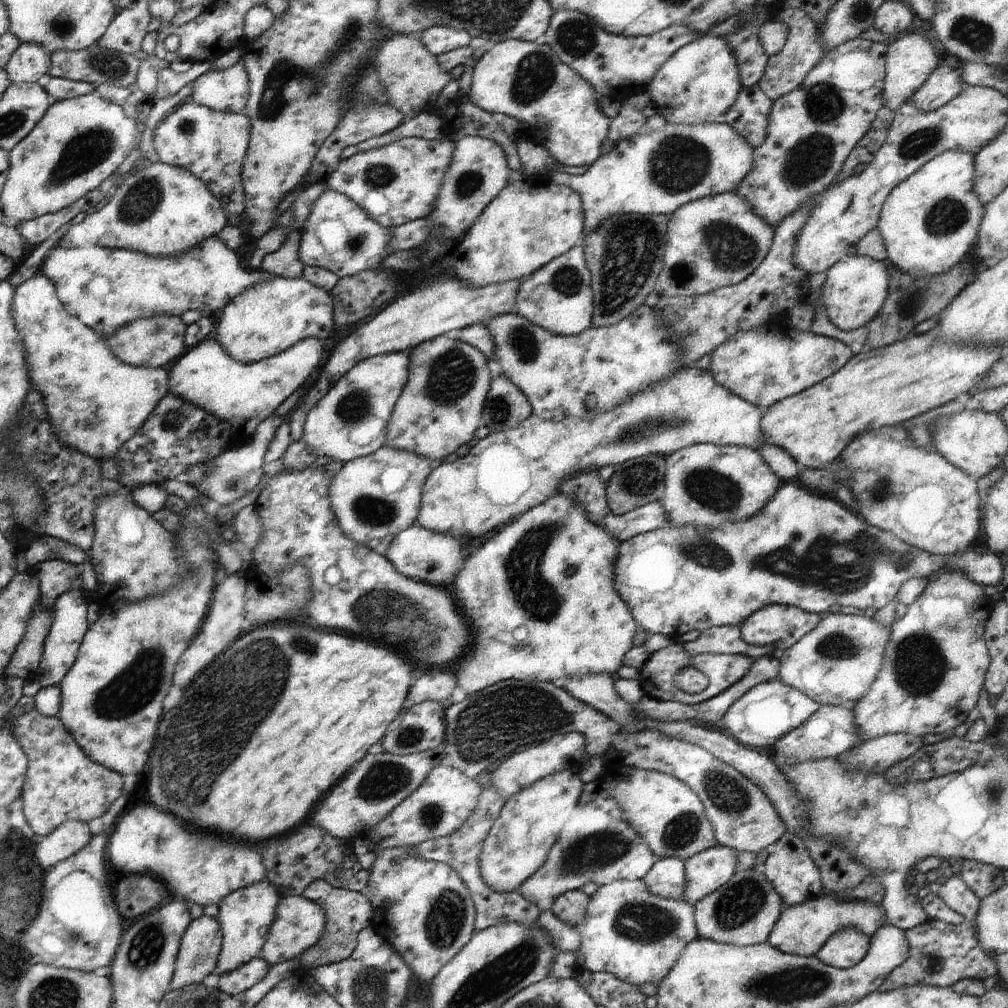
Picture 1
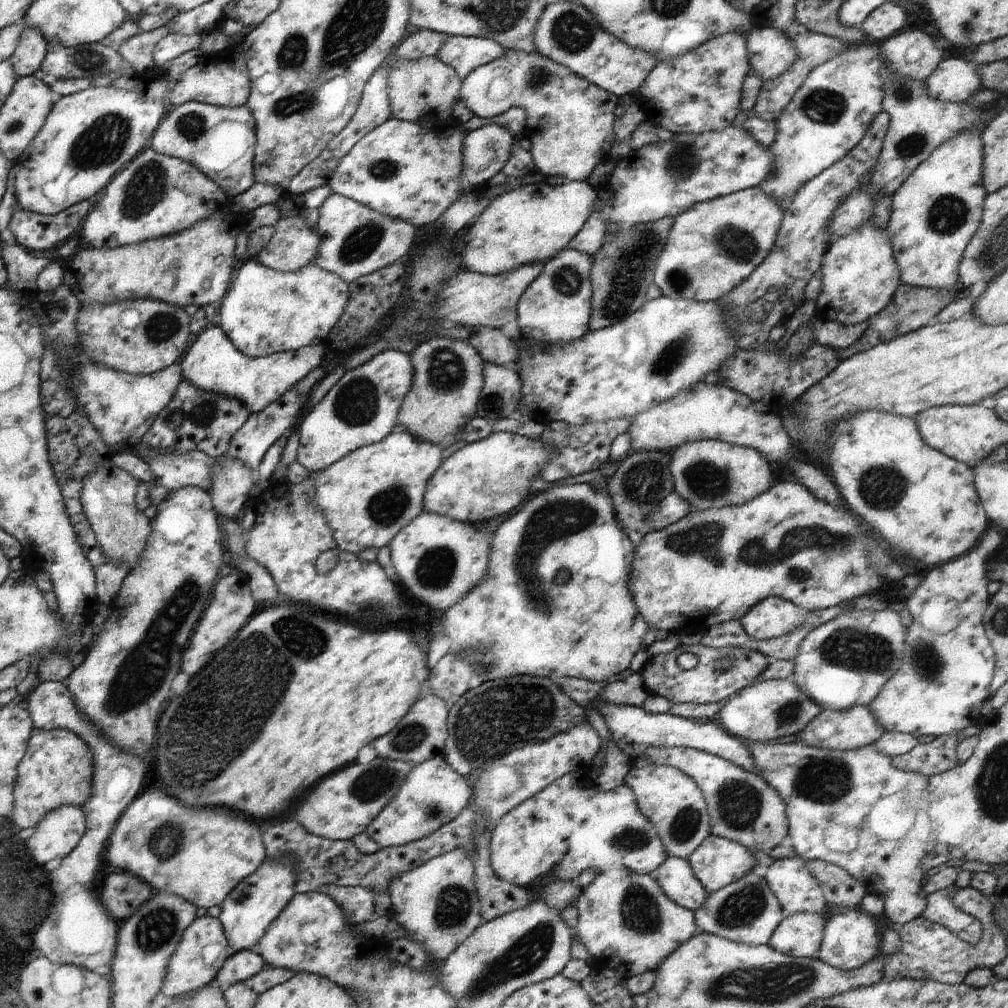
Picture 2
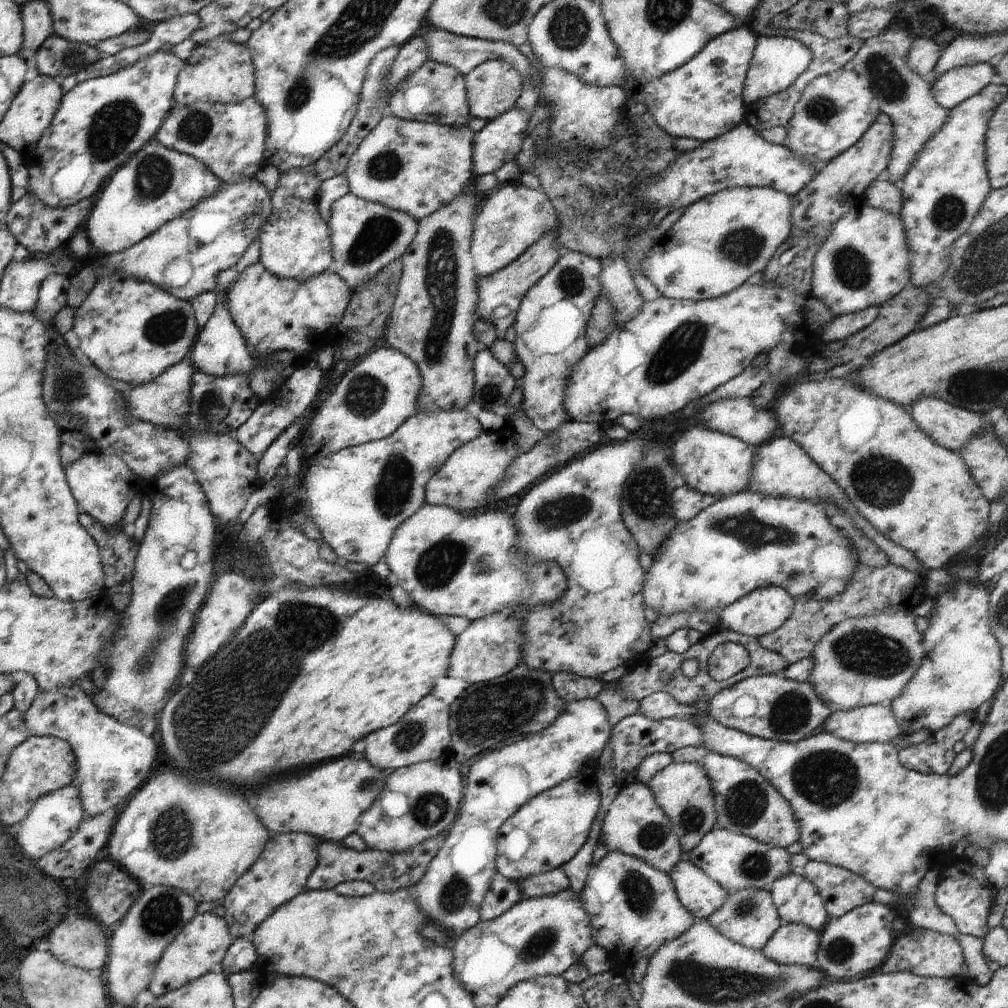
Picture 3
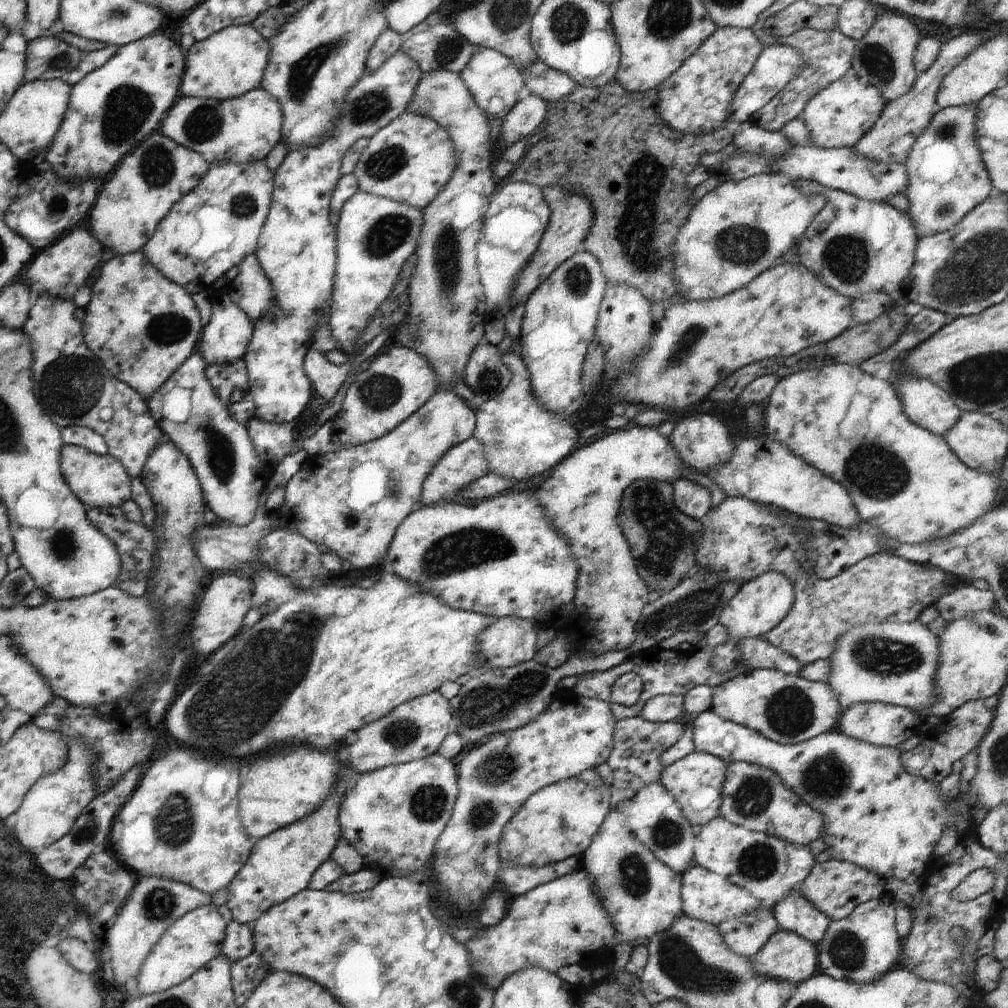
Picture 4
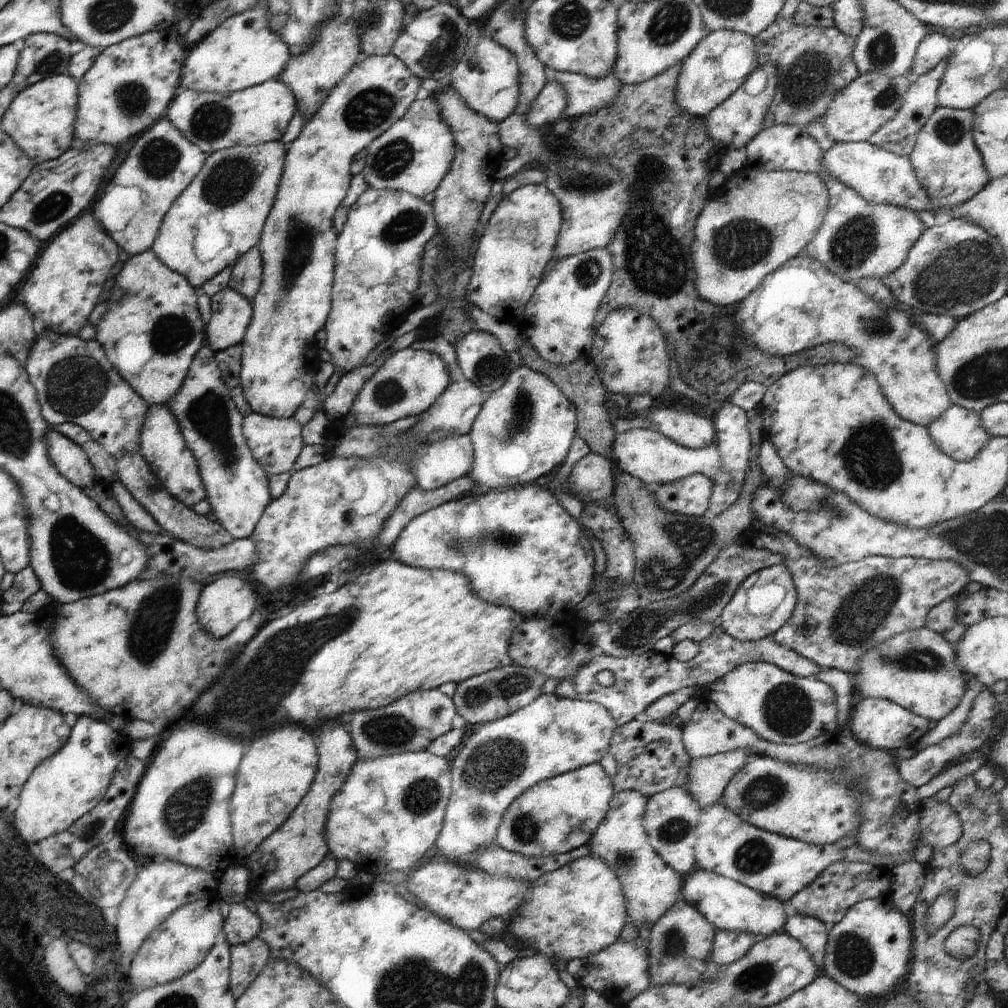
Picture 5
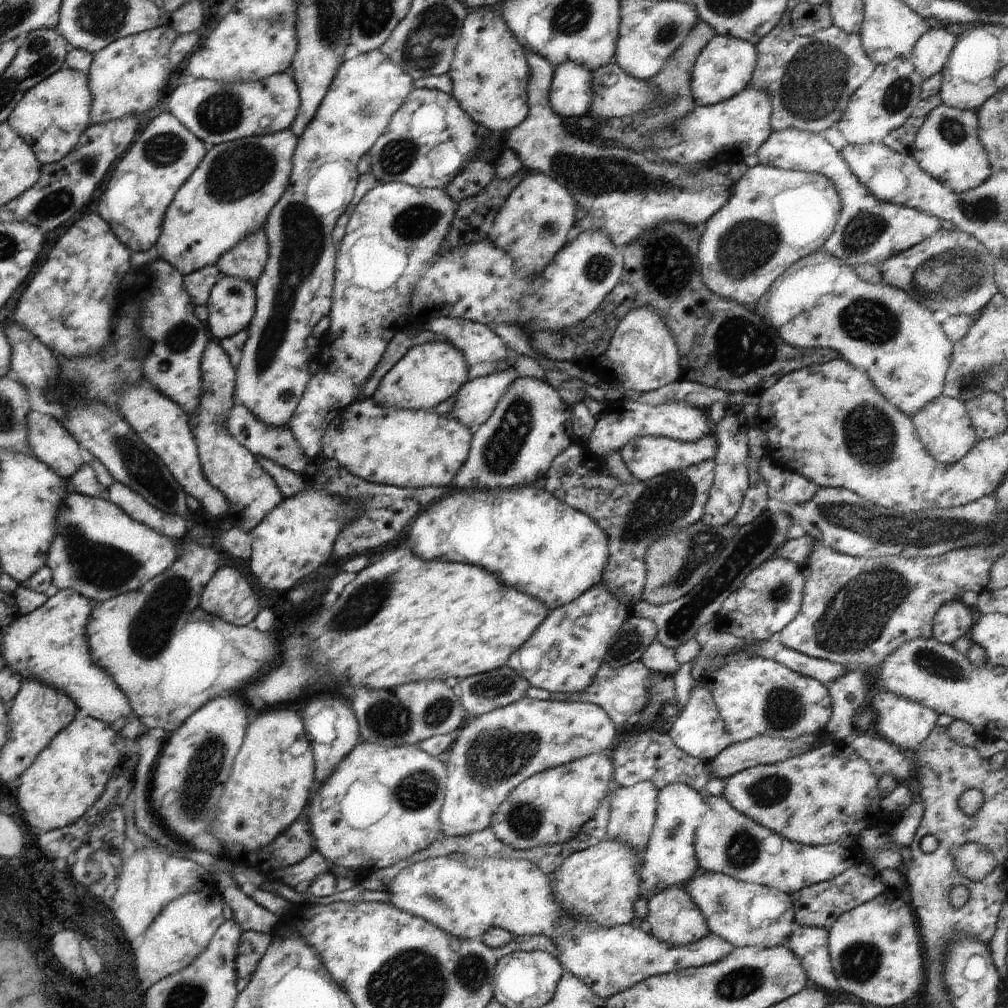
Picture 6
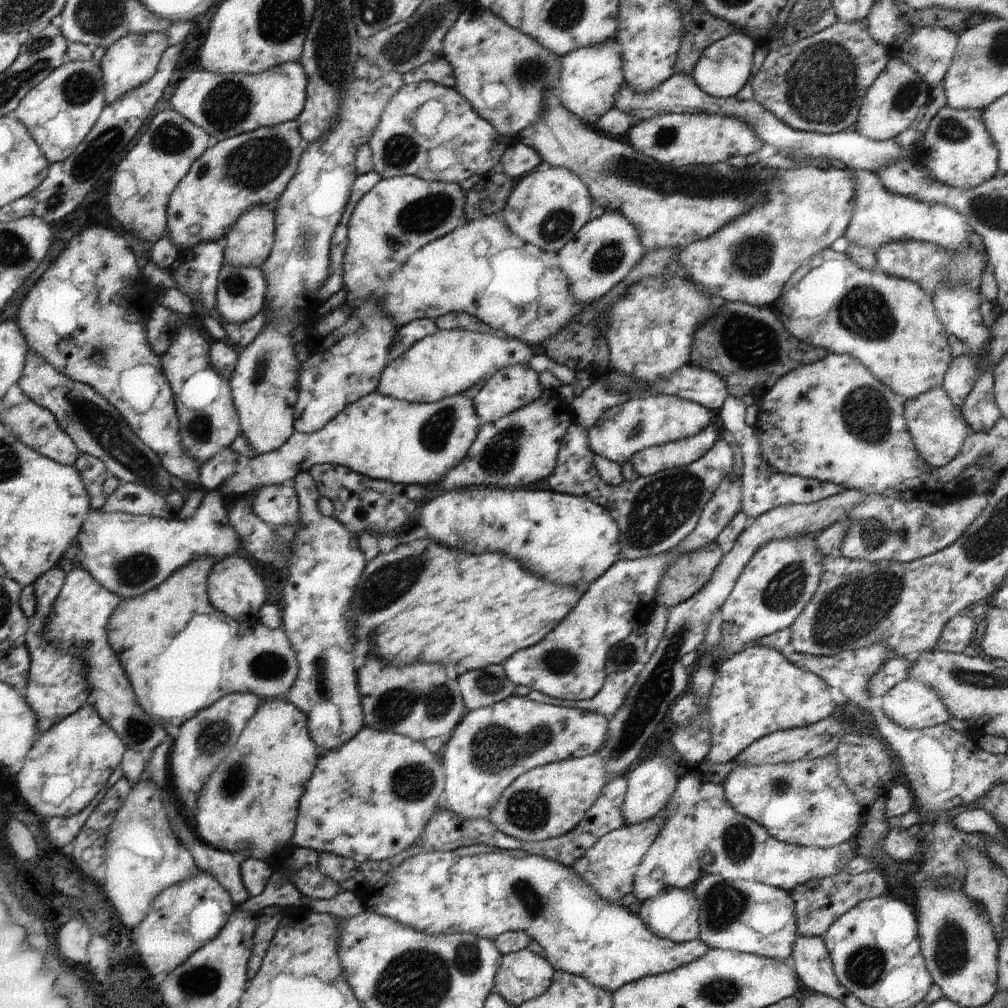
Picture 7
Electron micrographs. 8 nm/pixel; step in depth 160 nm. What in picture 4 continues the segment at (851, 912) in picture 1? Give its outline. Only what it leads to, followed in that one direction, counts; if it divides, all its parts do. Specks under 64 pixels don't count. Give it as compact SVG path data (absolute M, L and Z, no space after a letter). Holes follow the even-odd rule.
M784 929L776 931L750 962L759 975L795 985L818 974L816 944Z

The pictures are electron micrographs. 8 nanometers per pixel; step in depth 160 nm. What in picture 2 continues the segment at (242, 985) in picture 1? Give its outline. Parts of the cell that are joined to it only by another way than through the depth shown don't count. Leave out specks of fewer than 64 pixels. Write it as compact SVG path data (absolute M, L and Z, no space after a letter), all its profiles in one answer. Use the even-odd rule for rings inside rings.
M246 949L229 956L222 969L217 972L214 982L218 988L225 989L245 983L265 969L265 961L252 950Z

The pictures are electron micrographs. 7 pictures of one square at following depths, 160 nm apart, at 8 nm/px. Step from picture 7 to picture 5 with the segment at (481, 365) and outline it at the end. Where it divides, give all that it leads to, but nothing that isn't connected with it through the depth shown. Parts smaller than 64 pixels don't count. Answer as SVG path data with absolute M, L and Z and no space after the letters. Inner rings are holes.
M417 345L400 350L386 358L384 366L364 384L348 412L346 422L352 426L354 418L354 426L387 426L408 416L418 416L428 411L450 386L450 373L451 369L438 352L420 349Z

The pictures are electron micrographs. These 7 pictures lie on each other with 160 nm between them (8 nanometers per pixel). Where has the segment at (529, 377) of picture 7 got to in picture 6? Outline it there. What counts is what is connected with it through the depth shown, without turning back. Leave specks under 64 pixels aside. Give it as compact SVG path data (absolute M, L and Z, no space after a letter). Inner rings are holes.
M508 368L501 373L488 375L485 377L478 377L475 379L468 379L455 394L456 400L452 407L452 410L448 413L450 417L460 421L464 426L468 427L470 432L474 432L480 425L483 425L490 418L490 415L496 408L496 403L500 400L500 397L505 395L505 390L510 383L513 383L518 377L513 377L510 373L512 371Z

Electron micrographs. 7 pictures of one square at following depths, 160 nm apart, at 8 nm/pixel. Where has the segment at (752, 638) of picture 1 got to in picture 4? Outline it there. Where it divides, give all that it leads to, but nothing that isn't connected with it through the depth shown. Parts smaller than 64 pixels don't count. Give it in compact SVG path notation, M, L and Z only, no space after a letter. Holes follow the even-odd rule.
M770 571L758 578L744 583L738 592L727 602L720 613L719 623L727 628L729 640L738 641L763 637L767 632L776 628L786 618L794 604L793 584L783 574Z

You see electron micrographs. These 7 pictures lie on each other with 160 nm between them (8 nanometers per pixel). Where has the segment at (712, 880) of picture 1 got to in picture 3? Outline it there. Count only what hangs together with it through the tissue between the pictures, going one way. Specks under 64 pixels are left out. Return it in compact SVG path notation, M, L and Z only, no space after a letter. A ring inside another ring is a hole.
M718 827L707 832L694 850L683 855L684 860L688 859L729 892L740 889L768 889L776 878L798 871L790 867L788 862L792 855L788 855L785 849Z

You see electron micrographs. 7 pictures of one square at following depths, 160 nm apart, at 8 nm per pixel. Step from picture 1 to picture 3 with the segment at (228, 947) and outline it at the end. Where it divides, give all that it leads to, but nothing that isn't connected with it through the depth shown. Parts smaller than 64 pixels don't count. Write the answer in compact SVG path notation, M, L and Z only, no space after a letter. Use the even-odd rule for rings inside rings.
M306 833L271 834L258 860L225 894L224 916L232 938L250 939L253 932L277 908L306 890L310 874L316 868L317 846L322 840Z

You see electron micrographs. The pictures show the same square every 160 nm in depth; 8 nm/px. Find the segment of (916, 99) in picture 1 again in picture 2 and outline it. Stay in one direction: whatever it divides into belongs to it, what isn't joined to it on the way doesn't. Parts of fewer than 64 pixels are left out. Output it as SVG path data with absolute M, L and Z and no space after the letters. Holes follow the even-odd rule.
M966 57L942 60L924 82L928 94L942 102L968 101L982 88L977 67Z

